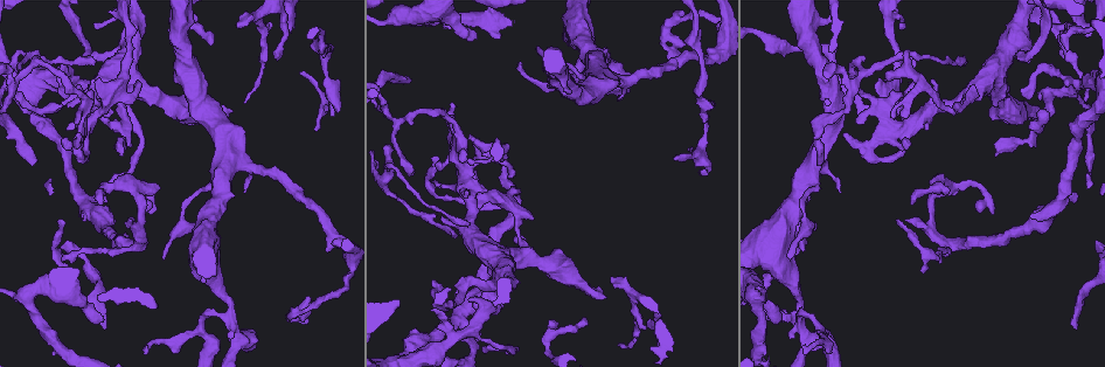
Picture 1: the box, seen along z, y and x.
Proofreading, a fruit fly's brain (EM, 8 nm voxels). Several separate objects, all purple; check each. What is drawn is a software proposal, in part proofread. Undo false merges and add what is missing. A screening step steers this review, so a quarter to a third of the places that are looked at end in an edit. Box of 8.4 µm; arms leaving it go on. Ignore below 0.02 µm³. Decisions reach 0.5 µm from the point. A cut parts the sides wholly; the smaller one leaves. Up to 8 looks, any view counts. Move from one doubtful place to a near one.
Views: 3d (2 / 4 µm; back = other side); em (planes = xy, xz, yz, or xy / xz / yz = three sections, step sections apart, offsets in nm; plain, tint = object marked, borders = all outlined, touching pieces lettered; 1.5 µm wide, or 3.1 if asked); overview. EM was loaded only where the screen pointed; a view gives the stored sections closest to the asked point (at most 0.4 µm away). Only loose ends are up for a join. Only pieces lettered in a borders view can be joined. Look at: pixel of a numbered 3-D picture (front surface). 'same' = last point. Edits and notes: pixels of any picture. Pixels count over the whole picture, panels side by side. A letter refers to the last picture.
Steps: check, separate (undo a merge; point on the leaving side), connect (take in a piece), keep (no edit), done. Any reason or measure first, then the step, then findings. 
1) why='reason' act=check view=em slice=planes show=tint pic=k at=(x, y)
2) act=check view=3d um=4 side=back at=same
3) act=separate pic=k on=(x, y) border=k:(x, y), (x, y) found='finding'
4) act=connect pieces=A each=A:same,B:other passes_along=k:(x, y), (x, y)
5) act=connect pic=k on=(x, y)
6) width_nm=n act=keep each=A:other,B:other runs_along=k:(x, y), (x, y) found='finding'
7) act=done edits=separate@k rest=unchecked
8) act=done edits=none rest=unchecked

why='an open end' act=check view=3d um=4 pic=1 at=(1074, 204)

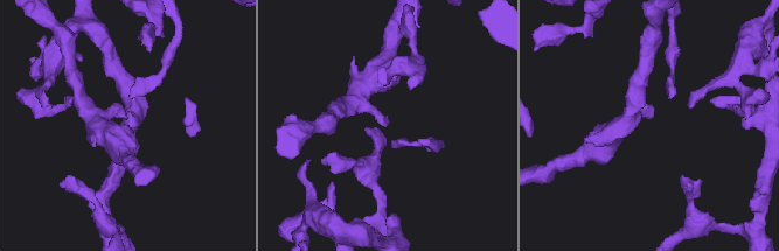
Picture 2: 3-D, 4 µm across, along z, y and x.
act=check view=em slice=planes show=borders pic=2 at=(388, 123)

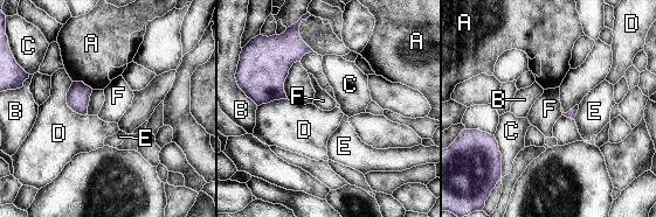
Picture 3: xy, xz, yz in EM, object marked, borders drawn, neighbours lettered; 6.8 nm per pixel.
act=keep each=A:other,B:other,C:other,D:other,E:other,F:other found='none of them fits'

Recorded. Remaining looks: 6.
why='three-way junction' act=check view=3d um=4 pic=1 at=(470, 230)

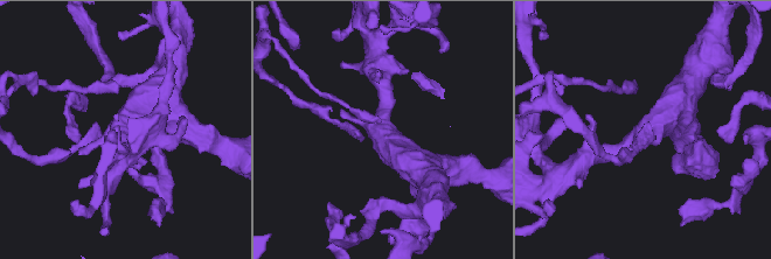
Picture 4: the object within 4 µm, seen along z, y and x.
arms=3 why='now the EM' act=check view=em slice=planes show=tint pic=4 at=(382, 130)

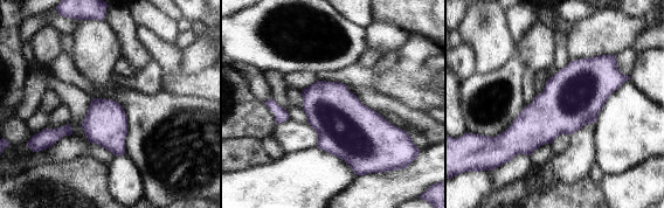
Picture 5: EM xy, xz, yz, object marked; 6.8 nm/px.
act=check view=em slice=planes show=borders at=same

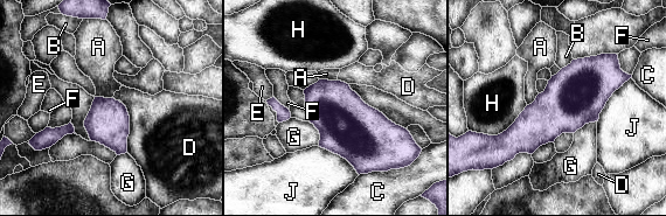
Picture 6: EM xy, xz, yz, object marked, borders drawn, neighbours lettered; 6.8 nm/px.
act=keep each=A:other,B:other,C:other,D:other,E:other,F:other,G:other,H:other,J:other border=6:(95, 96), (112, 98) found='all the same neuron'

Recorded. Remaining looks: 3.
why='branch stops here' act=check view=3d um=2 pic=1 at=(468, 161)

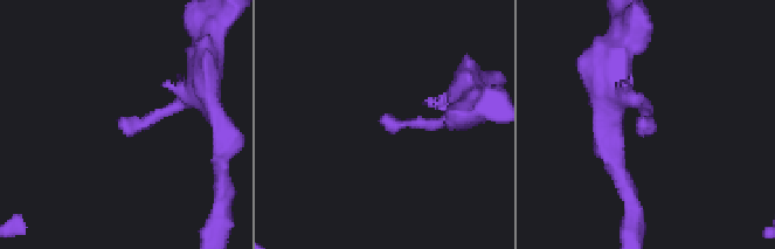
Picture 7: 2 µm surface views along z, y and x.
why='shape alone is not enough' act=check view=em slice=xy step=8 show=borders pic=7 at=(381, 117)

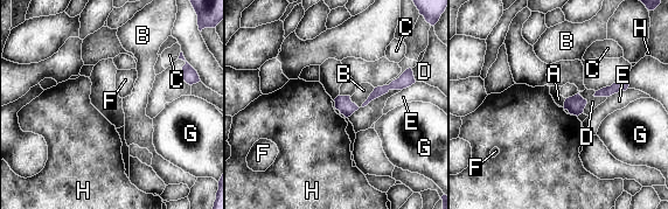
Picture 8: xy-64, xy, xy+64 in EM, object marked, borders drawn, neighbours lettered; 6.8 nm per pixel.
why='cut it another way' act=check view=em slice=planes show=borders at=same

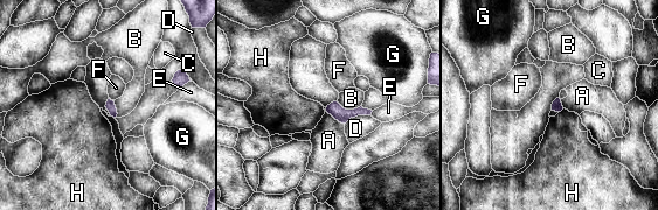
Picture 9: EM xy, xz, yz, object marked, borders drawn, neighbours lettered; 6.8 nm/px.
longest_contact=D:190nm act=keep each=A:other,B:other,C:other,D:other,E:other,F:other,G:other,H:other border=9:(563, 109), (559, 112) found='no lettered piece goes on from it'

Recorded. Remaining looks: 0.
act=done edits=none rest=unchecked

